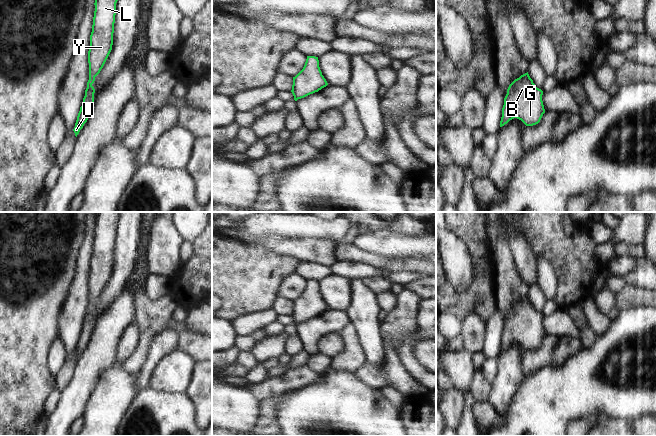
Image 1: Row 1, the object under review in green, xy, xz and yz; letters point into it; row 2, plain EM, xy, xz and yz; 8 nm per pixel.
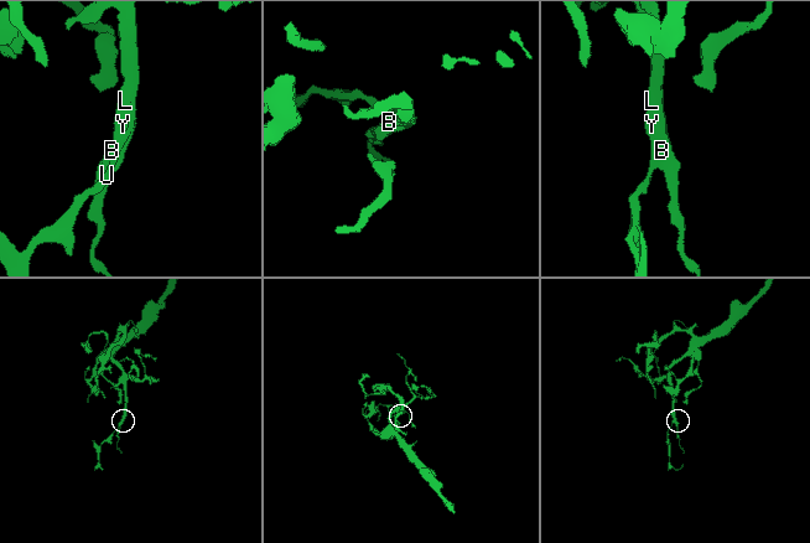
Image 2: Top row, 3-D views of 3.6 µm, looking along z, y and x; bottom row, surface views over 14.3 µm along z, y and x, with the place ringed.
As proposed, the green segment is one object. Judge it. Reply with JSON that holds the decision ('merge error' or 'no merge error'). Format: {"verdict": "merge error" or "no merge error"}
{"verdict": "no merge error"}

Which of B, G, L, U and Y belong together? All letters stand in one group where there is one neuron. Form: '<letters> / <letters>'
B G L U Y

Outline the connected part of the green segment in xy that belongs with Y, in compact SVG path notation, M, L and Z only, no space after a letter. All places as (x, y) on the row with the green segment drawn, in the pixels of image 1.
M95 0L94 3L95 11L90 35L90 48L88 51L89 80L87 82L83 104L80 107L73 129L76 137L87 122L94 104L95 89L92 84L112 50L117 1Z

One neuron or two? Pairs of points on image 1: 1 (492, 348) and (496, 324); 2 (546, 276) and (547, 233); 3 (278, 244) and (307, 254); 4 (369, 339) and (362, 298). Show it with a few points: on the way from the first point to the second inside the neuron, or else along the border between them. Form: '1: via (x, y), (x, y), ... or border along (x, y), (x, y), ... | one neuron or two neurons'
1: via (492, 342), (494, 330) | one neuron
2: border along (535, 258), (545, 257), (550, 262), (557, 279) | two neurons
3: via (285, 245), (300, 248) | one neuron
4: via (368, 329), (363, 316), (363, 308) | one neuron

